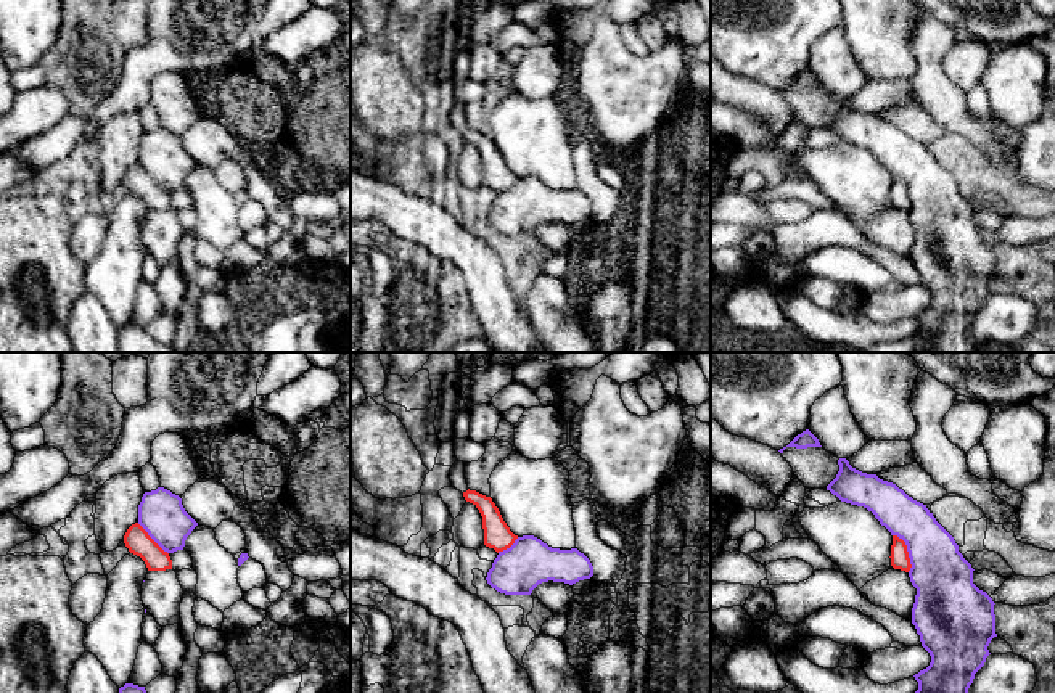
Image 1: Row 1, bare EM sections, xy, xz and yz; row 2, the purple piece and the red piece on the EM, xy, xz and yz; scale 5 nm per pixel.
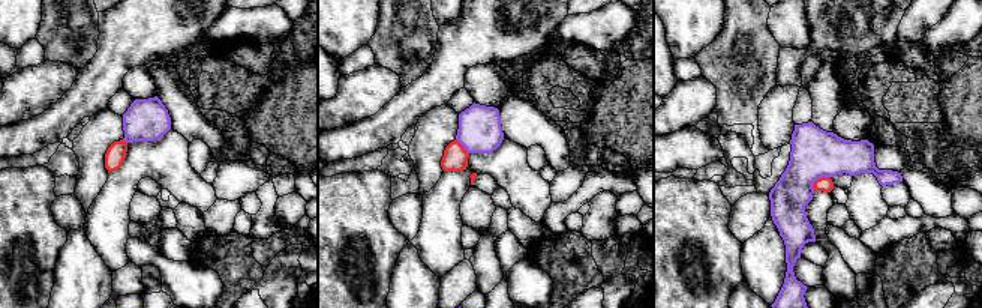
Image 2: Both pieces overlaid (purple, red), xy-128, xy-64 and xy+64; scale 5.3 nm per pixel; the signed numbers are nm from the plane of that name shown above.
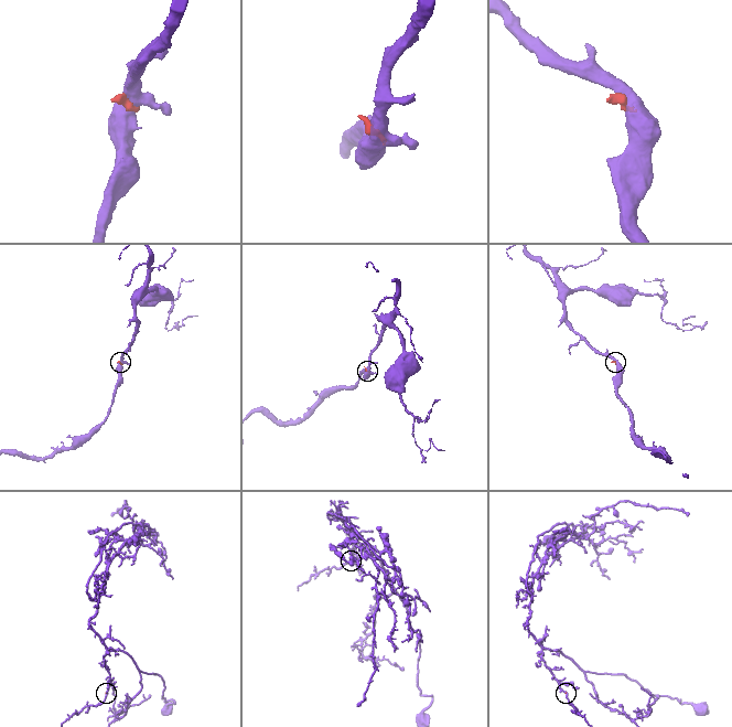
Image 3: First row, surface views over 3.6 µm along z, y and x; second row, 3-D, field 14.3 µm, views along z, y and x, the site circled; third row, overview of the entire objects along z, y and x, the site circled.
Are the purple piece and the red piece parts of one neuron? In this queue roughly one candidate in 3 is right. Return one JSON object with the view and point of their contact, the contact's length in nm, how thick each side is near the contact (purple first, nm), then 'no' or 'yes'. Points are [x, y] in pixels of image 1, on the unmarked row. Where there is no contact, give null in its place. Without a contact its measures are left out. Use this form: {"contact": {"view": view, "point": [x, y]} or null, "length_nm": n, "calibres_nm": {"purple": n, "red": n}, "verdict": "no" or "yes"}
{"contact": {"view": "yz", "point": [907, 190]}, "length_nm": 200, "calibres_nm": {"purple": 300, "red": 100}, "verdict": "no"}

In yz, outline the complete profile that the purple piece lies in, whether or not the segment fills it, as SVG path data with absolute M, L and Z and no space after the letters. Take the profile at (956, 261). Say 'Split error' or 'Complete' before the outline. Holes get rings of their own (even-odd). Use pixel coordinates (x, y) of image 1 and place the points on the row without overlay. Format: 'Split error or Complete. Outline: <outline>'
Complete. Outline: M846 98L838 100L839 111L827 125L841 141L864 146L875 154L891 175L907 185L910 198L909 217L917 228L912 248L912 264L920 275L922 286L930 293L931 302L915 314L918 330L904 339L880 342L859 352L976 352L968 341L968 328L975 314L991 294L987 286L995 273L992 238L973 223L973 207L959 191L954 177L936 161L926 145L909 137L896 124L876 114L862 113Z

